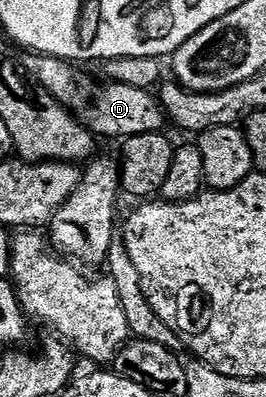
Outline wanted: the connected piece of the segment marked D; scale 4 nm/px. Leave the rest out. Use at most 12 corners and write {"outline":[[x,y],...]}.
{"outline":[[20,58],[94,138],[162,132],[150,90],[100,85],[72,61]]}

